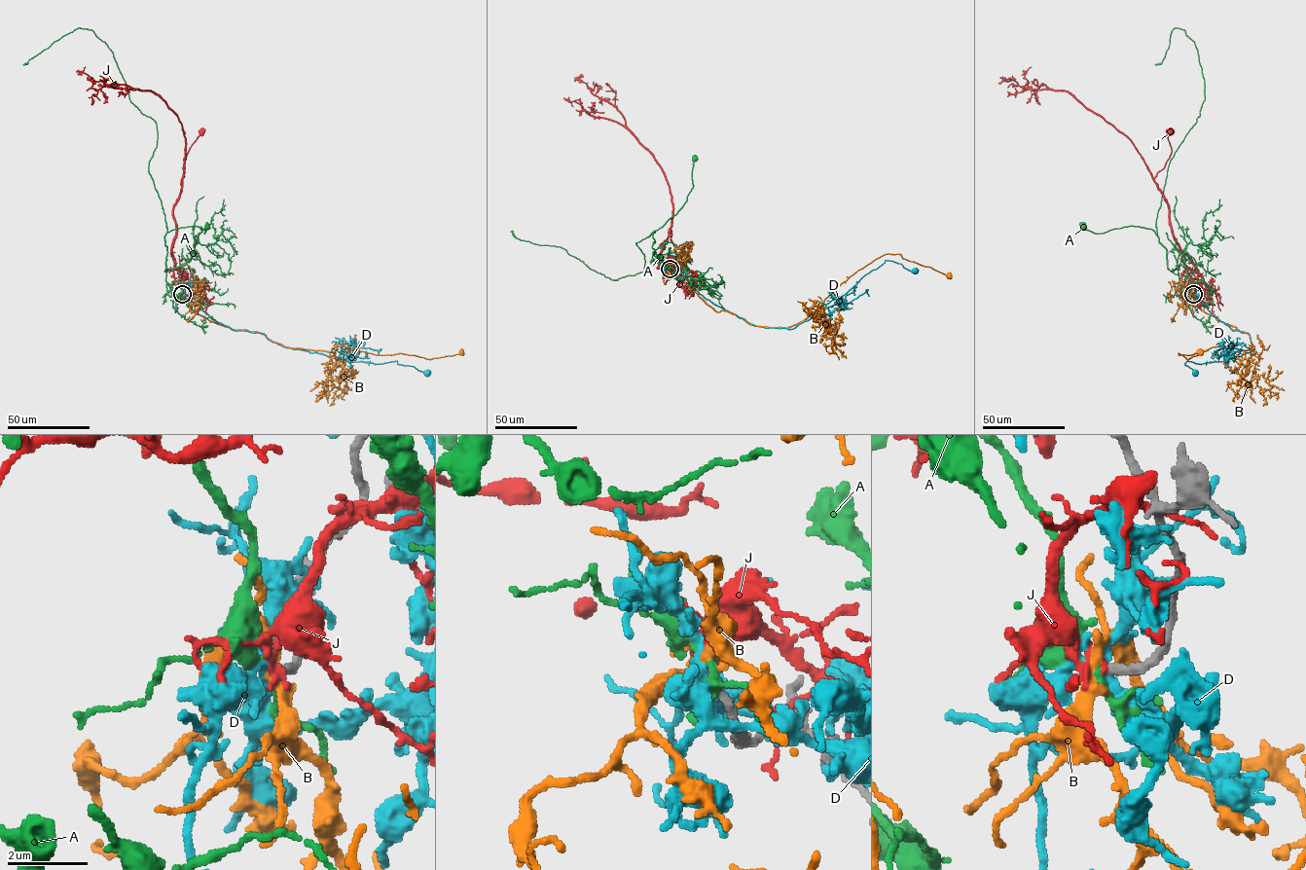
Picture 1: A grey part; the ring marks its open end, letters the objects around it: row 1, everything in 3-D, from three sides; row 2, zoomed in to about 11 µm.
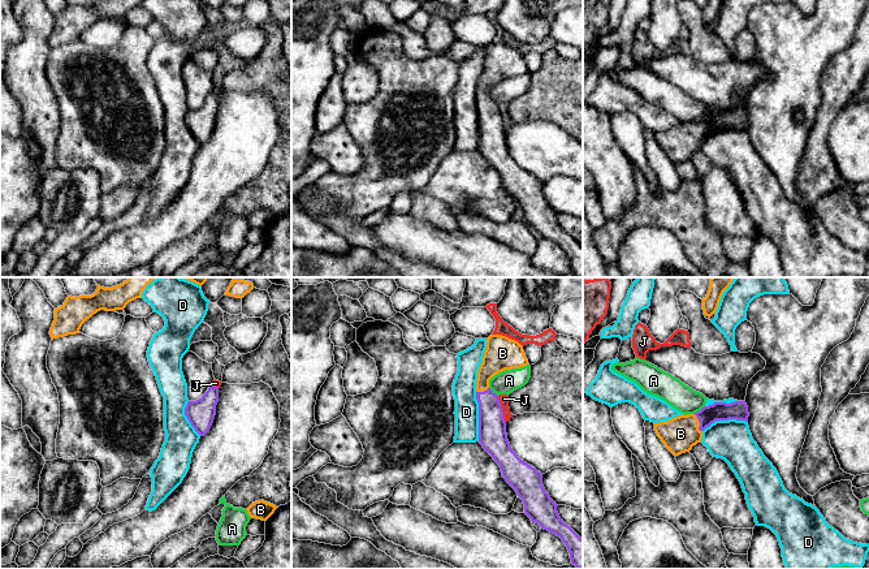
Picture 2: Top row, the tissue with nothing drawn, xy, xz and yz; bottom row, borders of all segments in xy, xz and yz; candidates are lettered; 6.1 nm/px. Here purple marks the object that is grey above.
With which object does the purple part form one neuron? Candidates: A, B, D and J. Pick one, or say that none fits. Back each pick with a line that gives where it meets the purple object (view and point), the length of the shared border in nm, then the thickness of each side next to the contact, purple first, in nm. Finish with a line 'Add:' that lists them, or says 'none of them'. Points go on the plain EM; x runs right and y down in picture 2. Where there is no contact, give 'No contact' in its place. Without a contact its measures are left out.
B: Touches purple at yz (700, 132). Shared border 120 nm. Thickness 120 nm (purple) against 220 nm
Add: B

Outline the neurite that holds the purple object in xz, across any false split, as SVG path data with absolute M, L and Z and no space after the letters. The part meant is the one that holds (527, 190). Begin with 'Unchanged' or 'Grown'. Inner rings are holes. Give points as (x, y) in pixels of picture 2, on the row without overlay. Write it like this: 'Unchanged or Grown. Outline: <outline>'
Grown. Outline: M490 43L487 47L476 89L479 151L500 173L502 185L523 208L524 221L541 237L559 245L570 260L571 272L583 277L583 247L561 228L558 214L542 194L542 182L520 168L510 155L501 111L489 96L489 89L494 83L527 73L528 68L518 49L502 43Z

